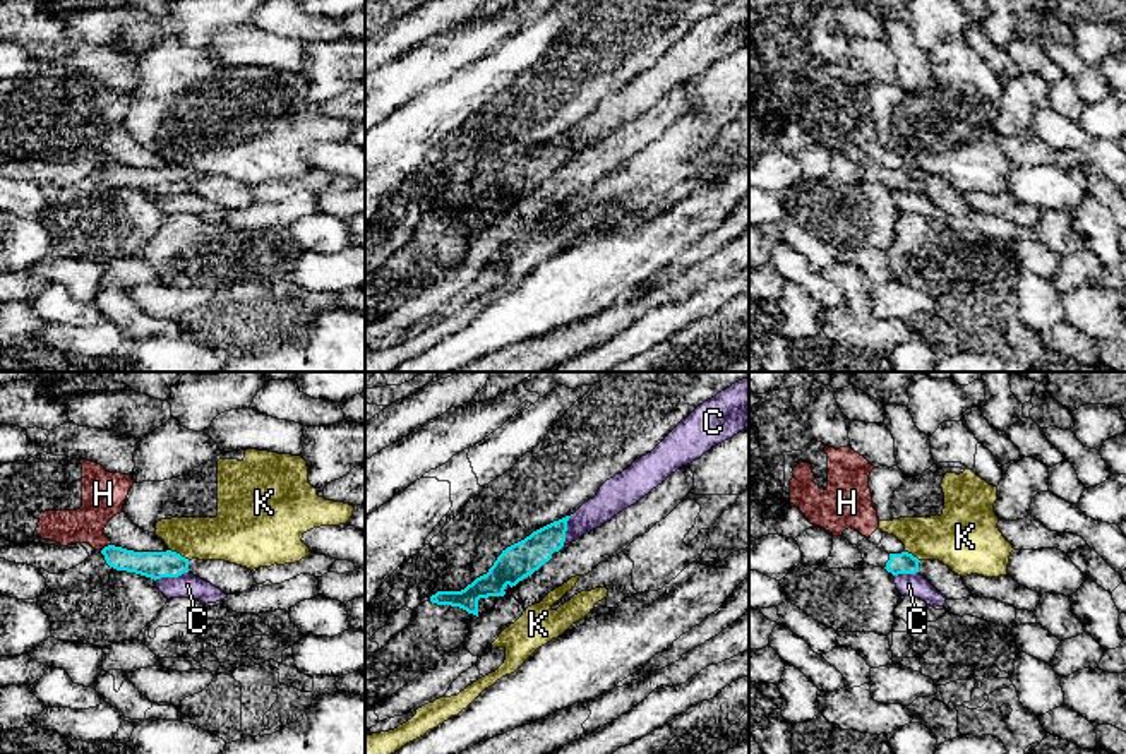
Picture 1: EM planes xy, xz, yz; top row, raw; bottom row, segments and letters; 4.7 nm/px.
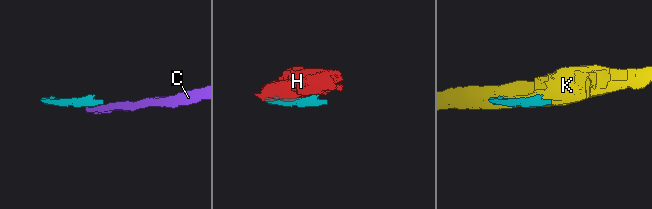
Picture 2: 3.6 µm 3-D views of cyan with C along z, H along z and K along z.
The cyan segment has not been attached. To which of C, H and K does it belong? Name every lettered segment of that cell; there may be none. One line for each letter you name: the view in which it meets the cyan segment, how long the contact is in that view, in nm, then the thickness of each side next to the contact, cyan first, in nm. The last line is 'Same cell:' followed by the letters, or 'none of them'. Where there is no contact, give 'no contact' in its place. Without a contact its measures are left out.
Same cell: none of them

